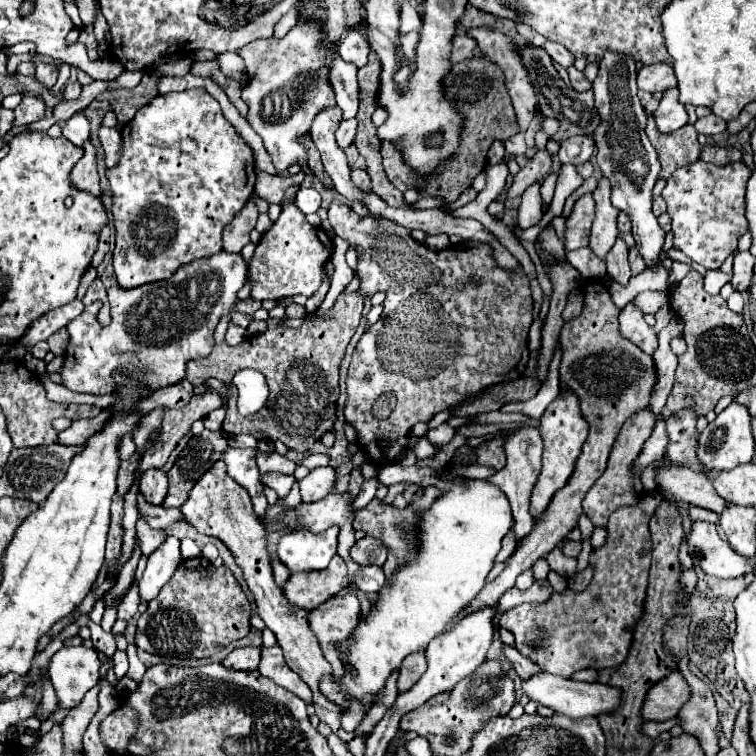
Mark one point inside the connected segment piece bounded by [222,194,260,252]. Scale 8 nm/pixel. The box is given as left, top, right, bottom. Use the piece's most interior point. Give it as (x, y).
(236, 235)

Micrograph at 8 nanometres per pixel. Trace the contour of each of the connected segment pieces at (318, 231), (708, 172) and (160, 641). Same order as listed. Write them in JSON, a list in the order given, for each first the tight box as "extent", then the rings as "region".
[{"extent":[248,196,332,302],"region":[[[296,196],[284,200],[280,218],[268,232],[262,234],[252,262],[248,264],[250,298],[258,302],[292,298],[296,294],[304,294],[306,298],[310,298],[322,284],[324,262],[332,258],[332,238],[322,228],[316,228],[306,220],[306,216],[298,210],[294,198]]]},{"extent":[662,162,750,270],"region":[[[694,162],[678,168],[666,182],[662,196],[672,216],[674,248],[682,250],[690,260],[718,270],[722,262],[736,252],[738,238],[748,232],[744,216],[744,192],[750,178],[750,168],[744,162],[716,166],[708,162]]]},{"extent":[136,556,250,658],"region":[[[204,556],[184,560],[172,580],[138,618],[136,646],[144,652],[174,658],[210,658],[250,632],[250,602],[234,574],[222,564],[216,568]]]}]

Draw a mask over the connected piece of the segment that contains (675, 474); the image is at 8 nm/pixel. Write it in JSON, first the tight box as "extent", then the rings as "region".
{"extent":[656,464,726,514],"region":[[[672,464],[658,466],[656,488],[692,506],[714,510],[716,514],[720,514],[726,508],[726,502],[718,498],[712,482],[702,472],[692,468],[680,468]]]}

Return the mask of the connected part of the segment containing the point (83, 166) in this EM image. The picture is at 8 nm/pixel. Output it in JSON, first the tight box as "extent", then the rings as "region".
{"extent":[70,140,100,196],"region":[[[90,140],[82,146],[84,156],[78,160],[78,164],[70,172],[70,182],[74,190],[86,190],[88,194],[100,196],[100,186],[98,186],[98,172],[96,172],[96,150],[90,144]]]}

